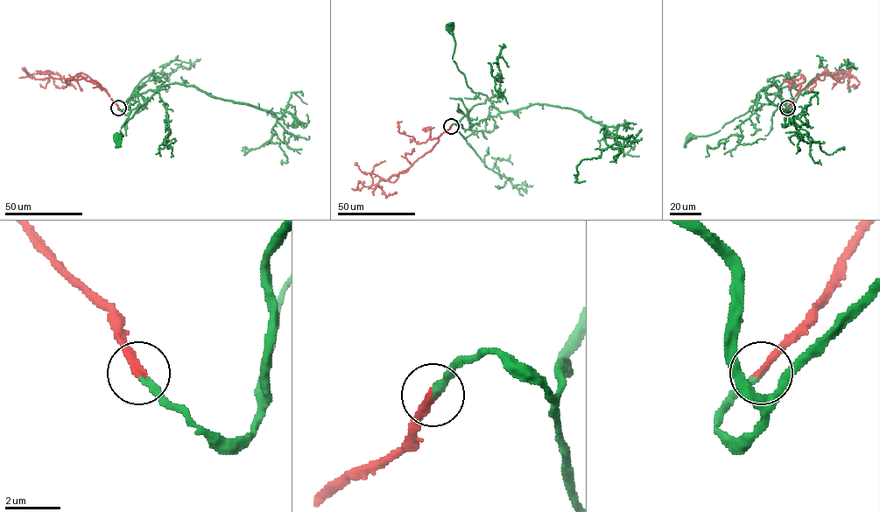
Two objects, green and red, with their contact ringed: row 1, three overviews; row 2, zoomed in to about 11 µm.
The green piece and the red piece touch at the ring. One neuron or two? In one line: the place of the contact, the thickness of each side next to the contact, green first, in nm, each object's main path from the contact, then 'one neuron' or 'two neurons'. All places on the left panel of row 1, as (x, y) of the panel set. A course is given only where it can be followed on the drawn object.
(118, 108) | 220/320 nm | green via (118, 108), (124, 112), (126, 101), (134, 93), (156, 91), (122, 126), (123, 136), (116, 137) | red via (118, 108), (106, 89), (83, 73), (65, 79), (48, 70), (38, 71), (52, 72) | one neuron

